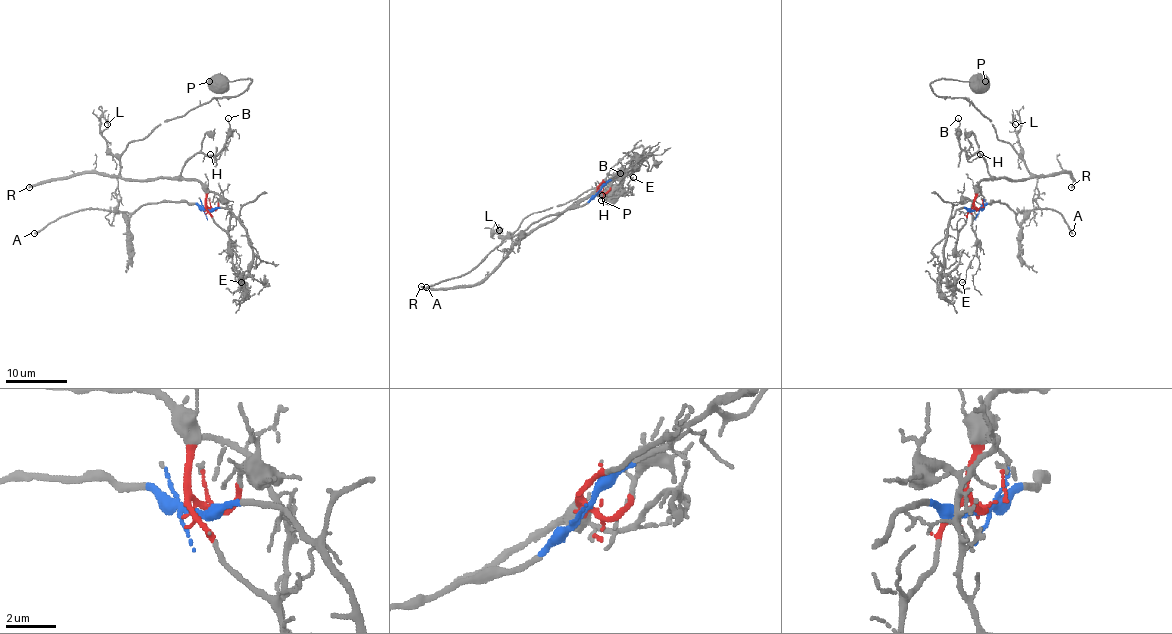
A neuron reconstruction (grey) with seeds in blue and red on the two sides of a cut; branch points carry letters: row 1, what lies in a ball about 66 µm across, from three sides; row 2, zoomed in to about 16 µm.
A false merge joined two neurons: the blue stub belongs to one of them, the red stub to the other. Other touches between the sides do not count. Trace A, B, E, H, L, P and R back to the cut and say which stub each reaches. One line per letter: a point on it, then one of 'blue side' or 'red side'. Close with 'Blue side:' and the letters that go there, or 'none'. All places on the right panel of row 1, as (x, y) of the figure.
A: place (1072, 233); blue side
B: place (958, 118); red side
E: place (962, 282); red side
H: place (980, 154); red side
L: place (1015, 124); red side
P: place (985, 81); red side
R: place (1071, 187); red side
Blue side: A

